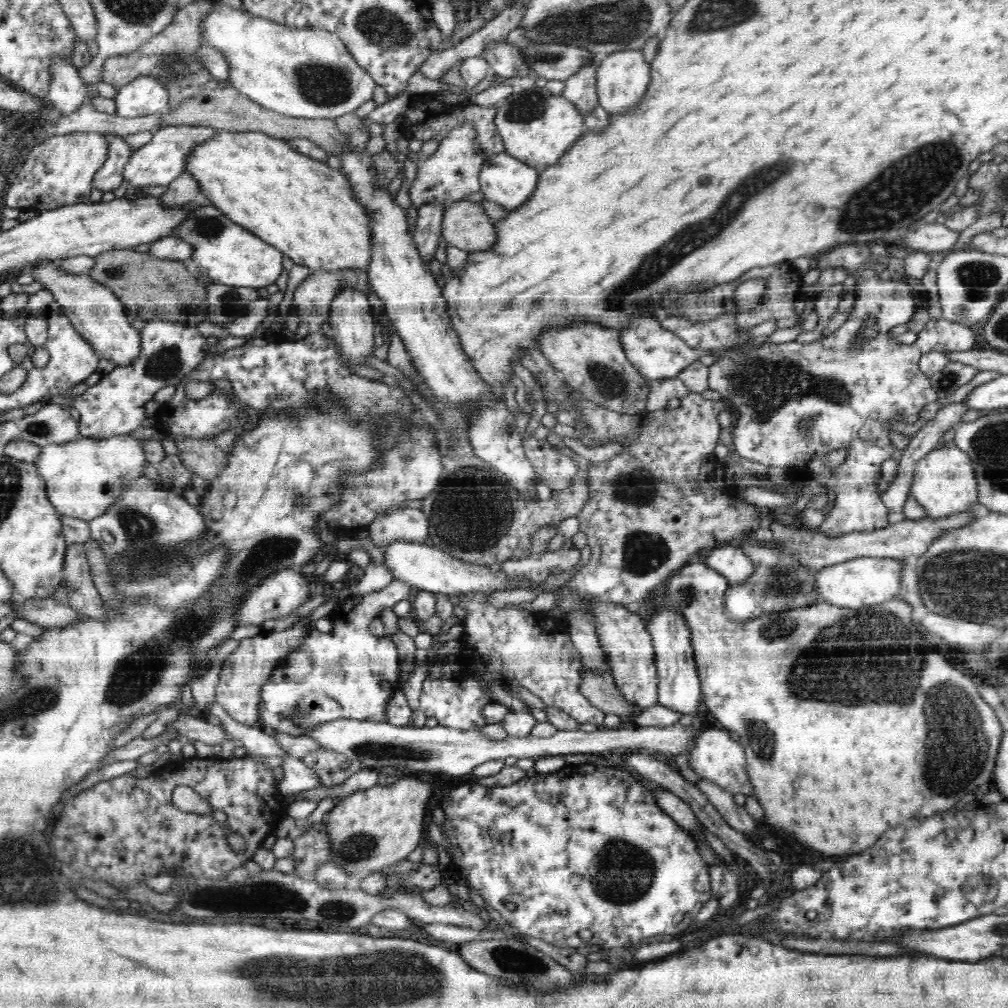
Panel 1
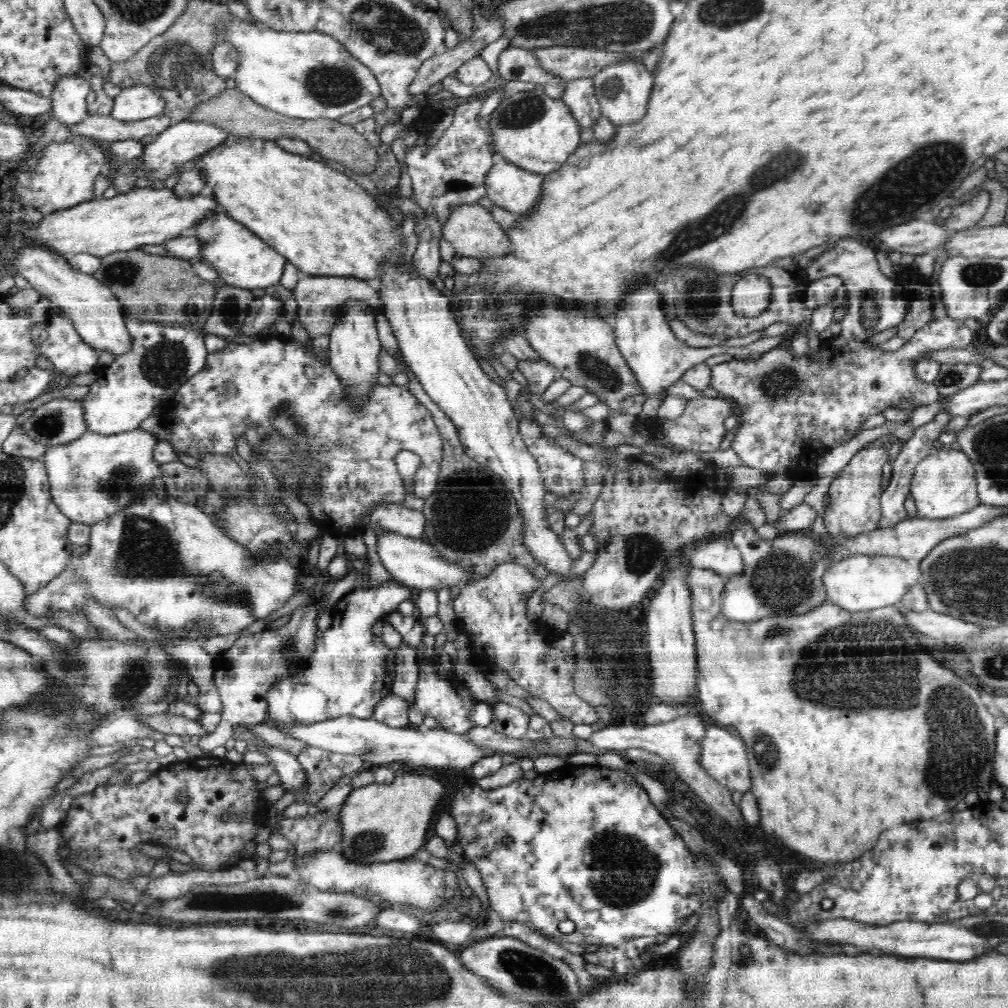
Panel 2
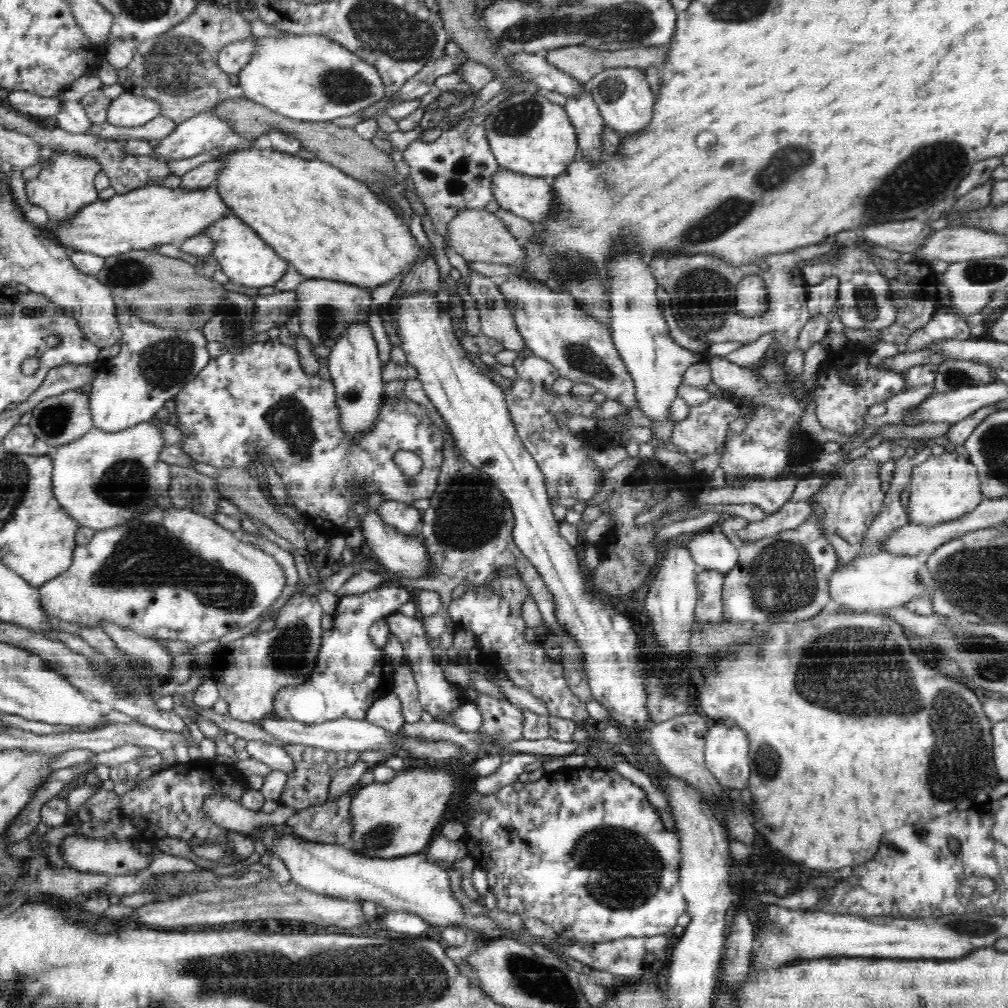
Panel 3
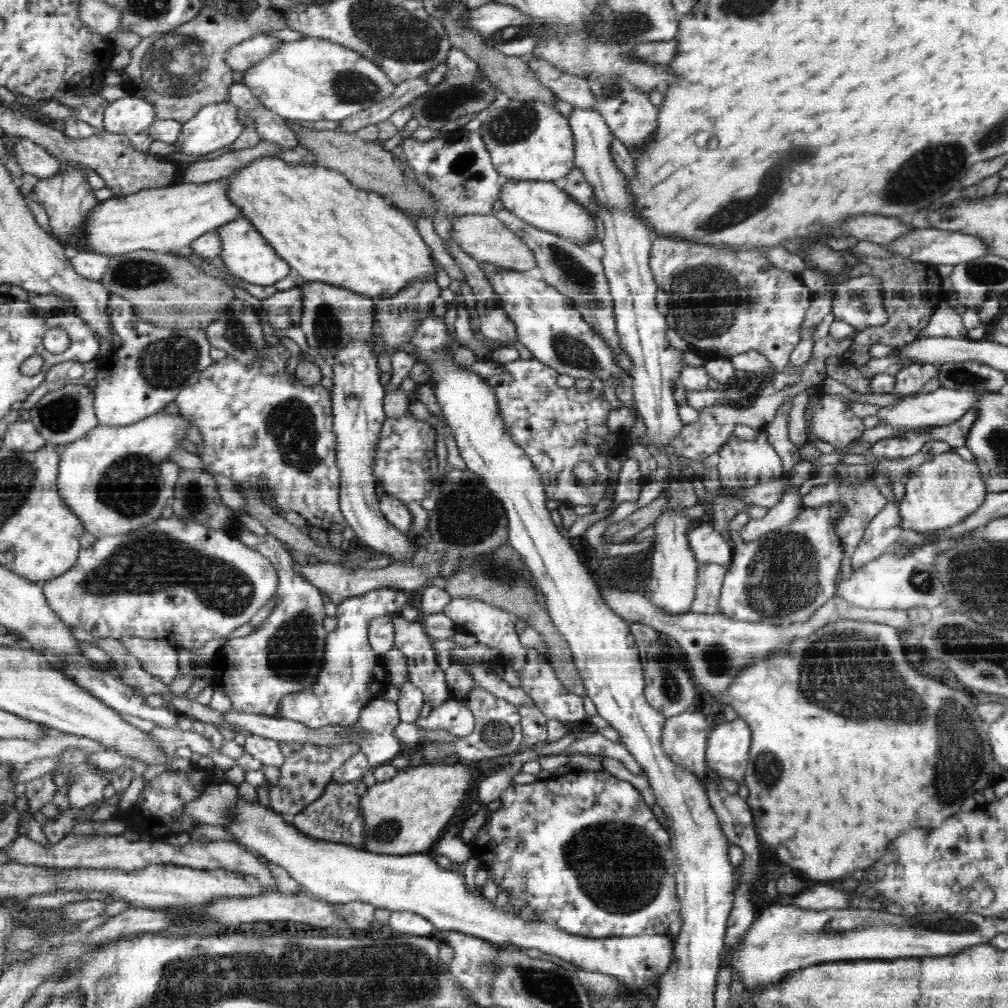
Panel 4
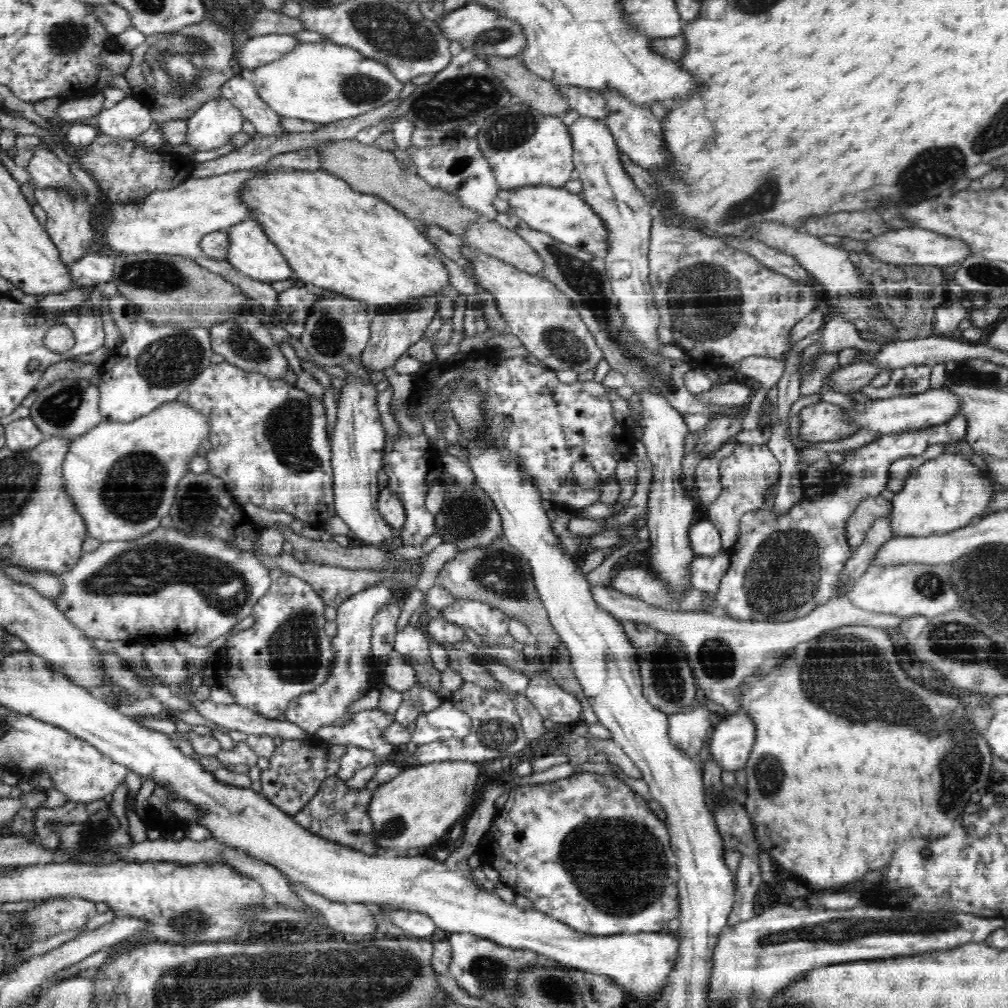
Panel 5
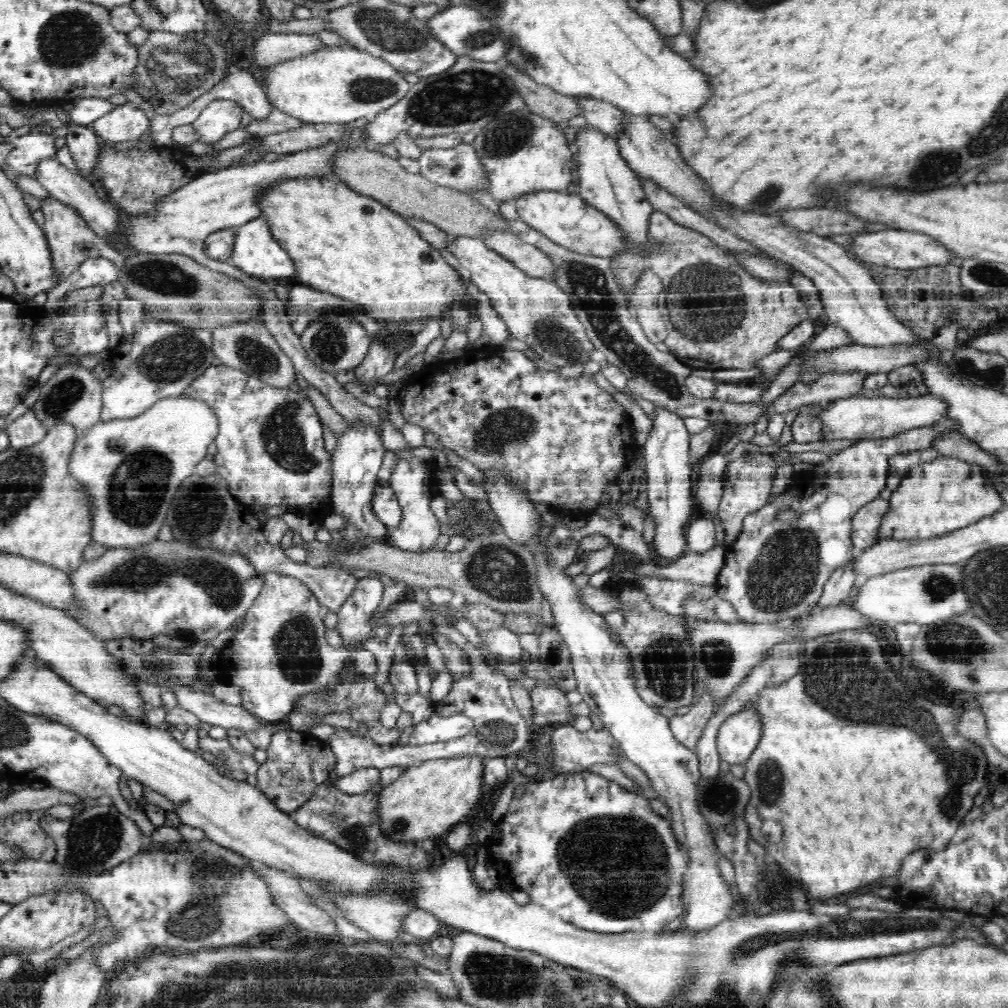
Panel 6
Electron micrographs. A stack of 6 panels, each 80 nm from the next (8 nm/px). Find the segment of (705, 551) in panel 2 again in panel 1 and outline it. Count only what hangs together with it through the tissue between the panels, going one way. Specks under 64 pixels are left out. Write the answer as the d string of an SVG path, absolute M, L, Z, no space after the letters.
M735 545L718 546L699 560L722 574L729 585L747 583L752 578L752 572L756 570L751 557Z

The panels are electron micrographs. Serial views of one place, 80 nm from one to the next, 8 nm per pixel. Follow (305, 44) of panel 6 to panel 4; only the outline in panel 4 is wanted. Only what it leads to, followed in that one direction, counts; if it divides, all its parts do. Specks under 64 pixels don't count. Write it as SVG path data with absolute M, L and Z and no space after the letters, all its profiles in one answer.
M257 35L232 46L224 54L224 62L230 69L244 73L248 68L252 68L252 65L256 64L257 61L264 60L273 49L282 43L274 36Z

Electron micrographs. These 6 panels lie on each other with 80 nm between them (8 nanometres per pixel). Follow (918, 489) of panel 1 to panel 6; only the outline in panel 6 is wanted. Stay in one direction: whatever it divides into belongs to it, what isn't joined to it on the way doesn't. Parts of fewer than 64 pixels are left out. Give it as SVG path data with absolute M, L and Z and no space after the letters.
M941 455L933 462L922 461L919 466L912 468L906 478L902 479L900 486L892 492L888 503L890 510L881 521L878 532L882 540L928 540L964 528L1005 508L998 490L978 465Z

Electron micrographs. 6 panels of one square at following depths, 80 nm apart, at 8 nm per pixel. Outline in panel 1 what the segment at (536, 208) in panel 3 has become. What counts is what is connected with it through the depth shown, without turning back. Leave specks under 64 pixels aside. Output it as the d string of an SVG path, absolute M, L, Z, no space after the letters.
M496 152L485 156L479 179L485 198L510 210L532 196L538 176L531 165L508 152Z

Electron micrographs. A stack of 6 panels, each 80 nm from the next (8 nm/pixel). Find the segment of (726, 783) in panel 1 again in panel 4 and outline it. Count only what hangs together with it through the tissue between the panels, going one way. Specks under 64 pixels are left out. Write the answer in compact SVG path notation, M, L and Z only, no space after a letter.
M727 719L709 732L707 765L719 779L730 778L744 784L749 761L752 731L744 720Z

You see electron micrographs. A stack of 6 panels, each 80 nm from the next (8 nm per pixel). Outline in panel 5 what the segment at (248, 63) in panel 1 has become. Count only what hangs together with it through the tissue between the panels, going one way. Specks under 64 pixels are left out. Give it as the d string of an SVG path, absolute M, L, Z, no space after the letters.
M332 42L294 45L268 64L254 69L253 86L257 95L279 116L334 123L354 118L396 101L404 88L384 64L368 58L355 48Z

